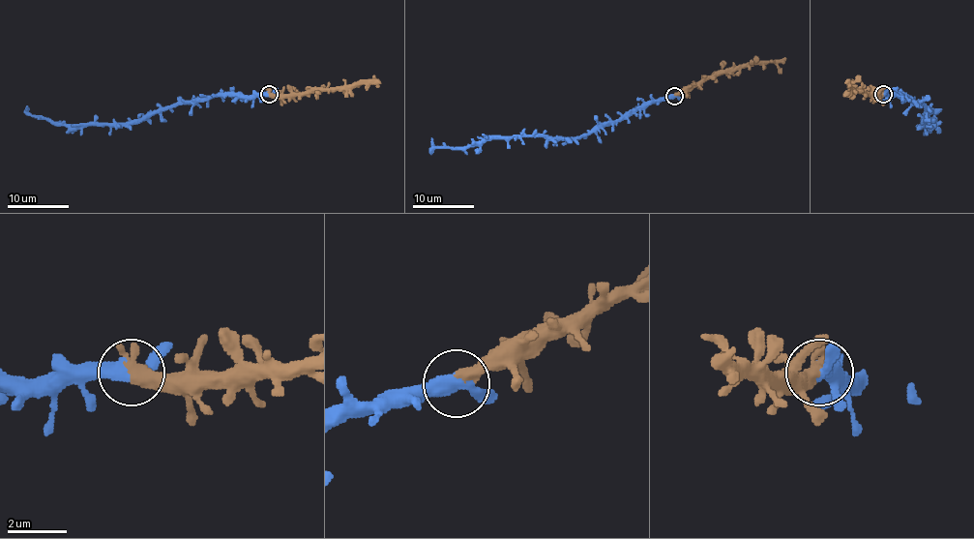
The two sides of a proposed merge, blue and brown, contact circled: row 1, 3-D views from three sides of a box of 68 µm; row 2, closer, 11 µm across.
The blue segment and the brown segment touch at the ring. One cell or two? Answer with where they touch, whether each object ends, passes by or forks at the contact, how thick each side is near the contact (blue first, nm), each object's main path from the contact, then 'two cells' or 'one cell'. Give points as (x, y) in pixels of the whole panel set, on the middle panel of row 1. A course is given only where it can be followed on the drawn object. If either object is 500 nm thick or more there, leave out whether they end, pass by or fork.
place (674, 96); calibres 440 and 550 nm; course blue (674, 96), (643, 103), (575, 137), (486, 135), (480, 142), (454, 148), (435, 148), (431, 137); course brown (674, 96), (714, 76), (753, 64), (773, 63), (780, 74); one cell

